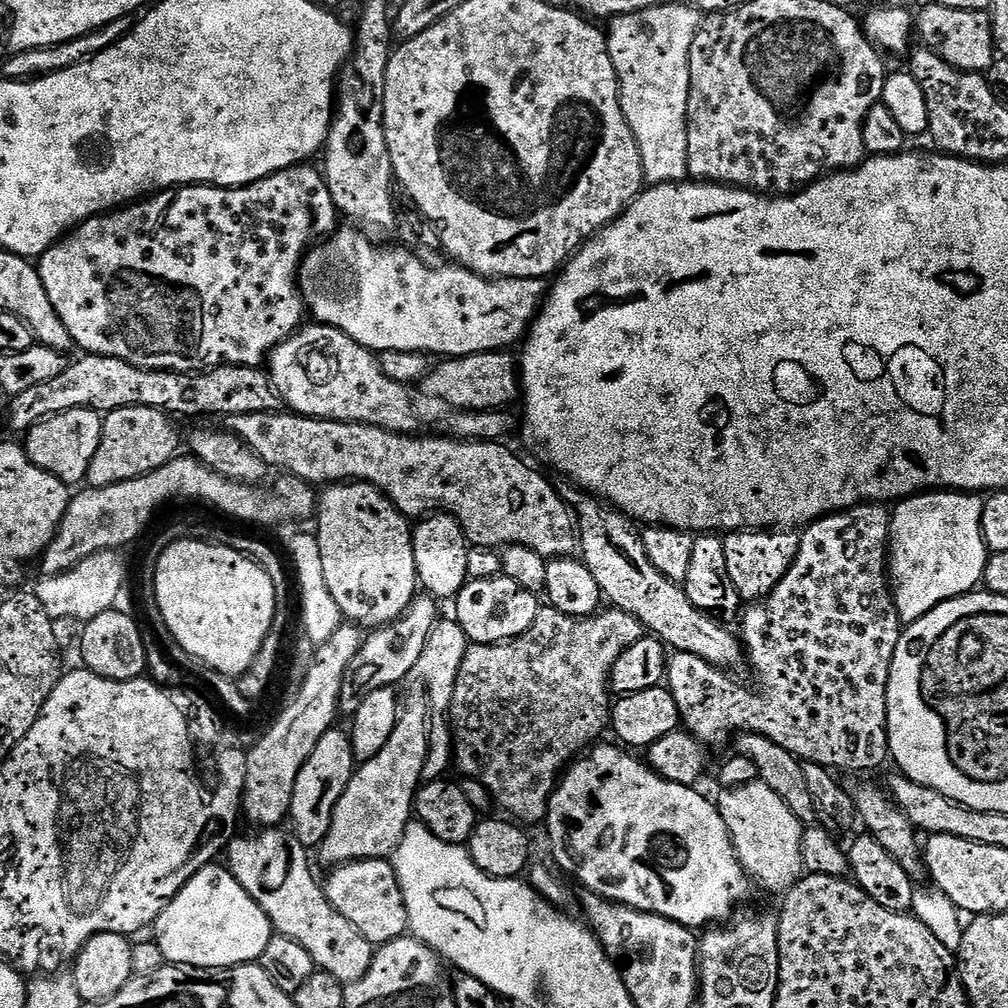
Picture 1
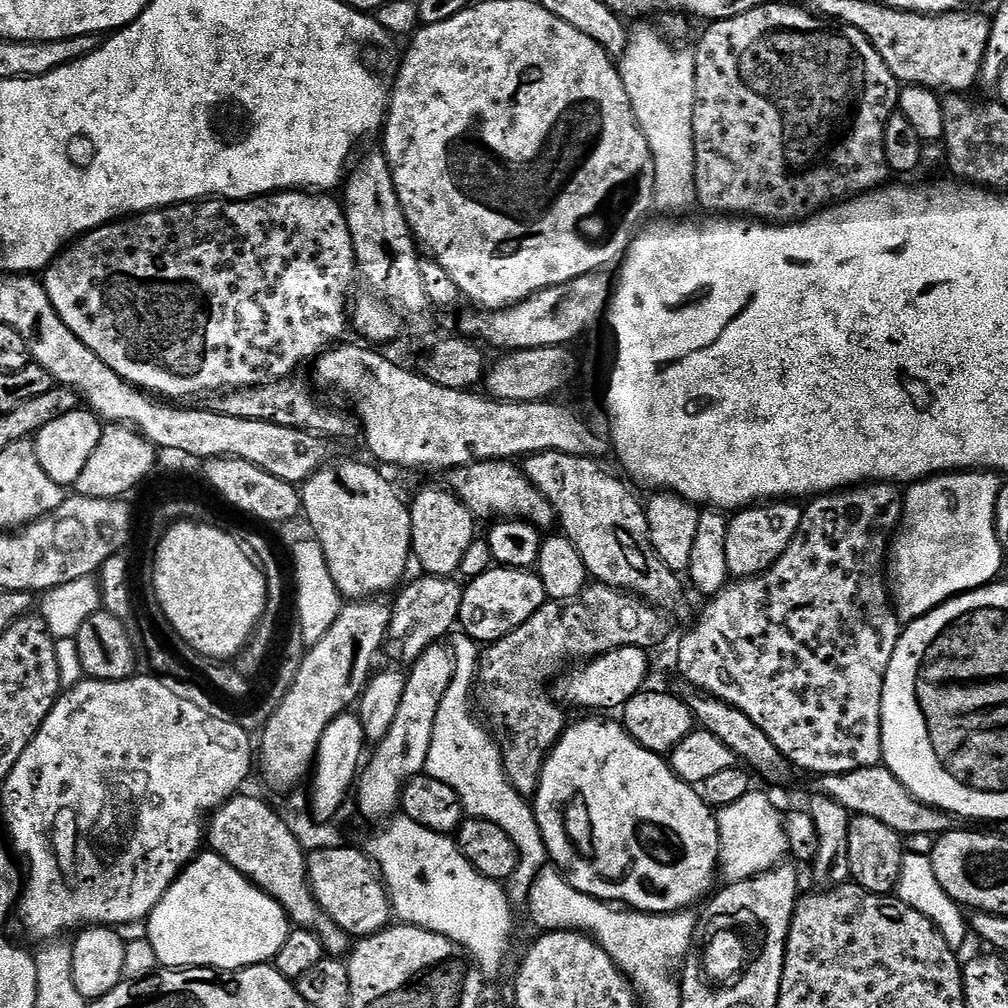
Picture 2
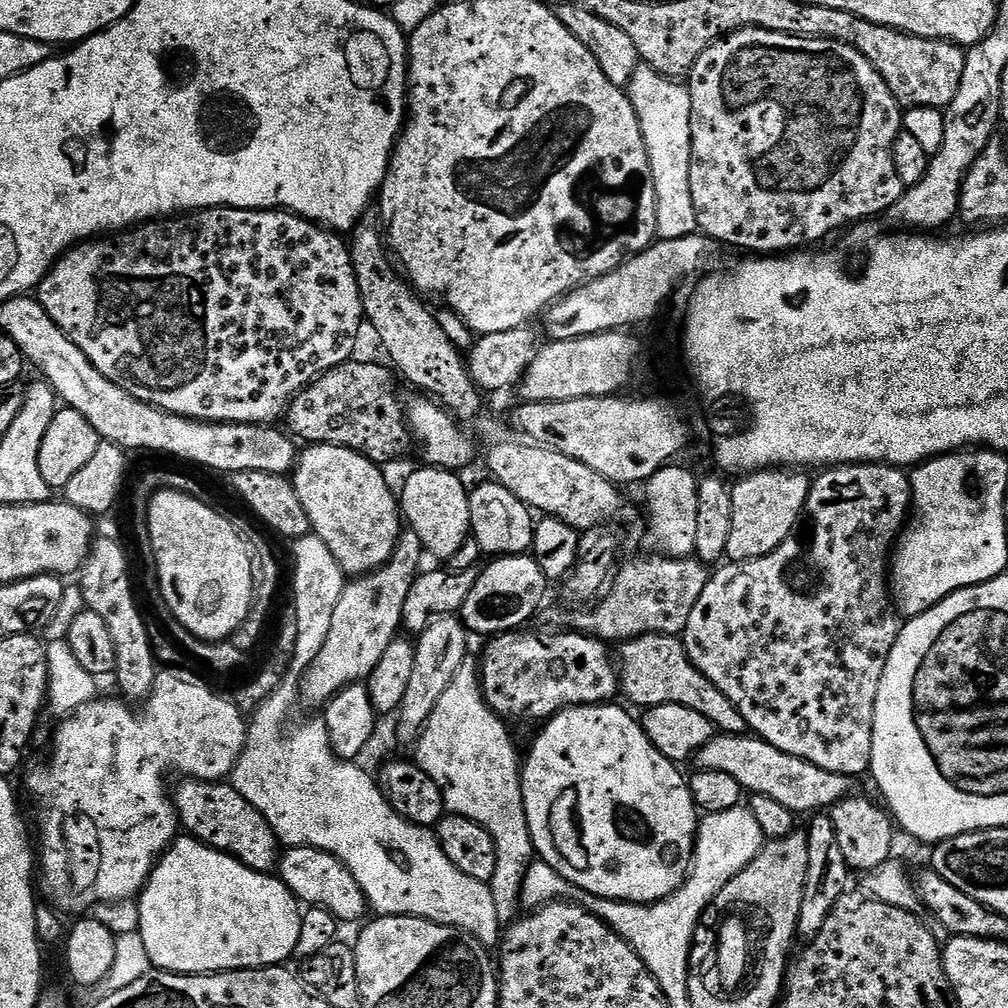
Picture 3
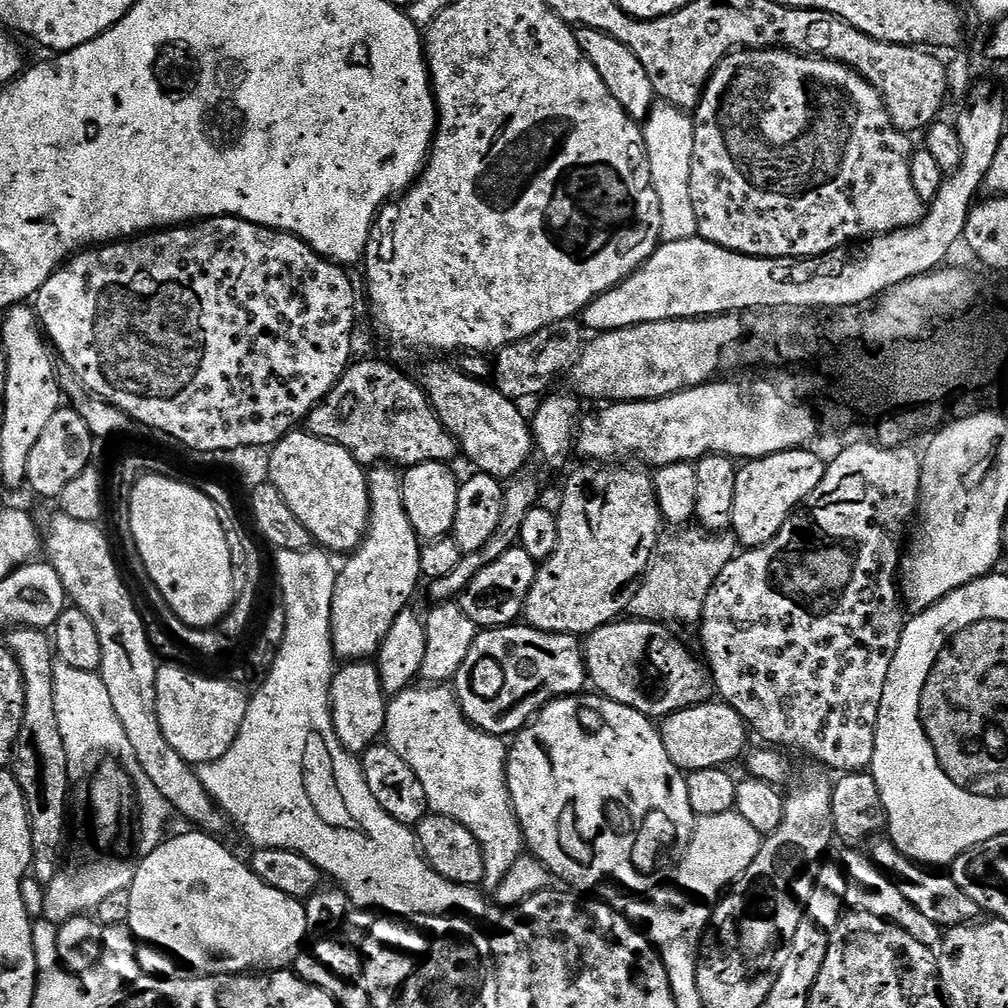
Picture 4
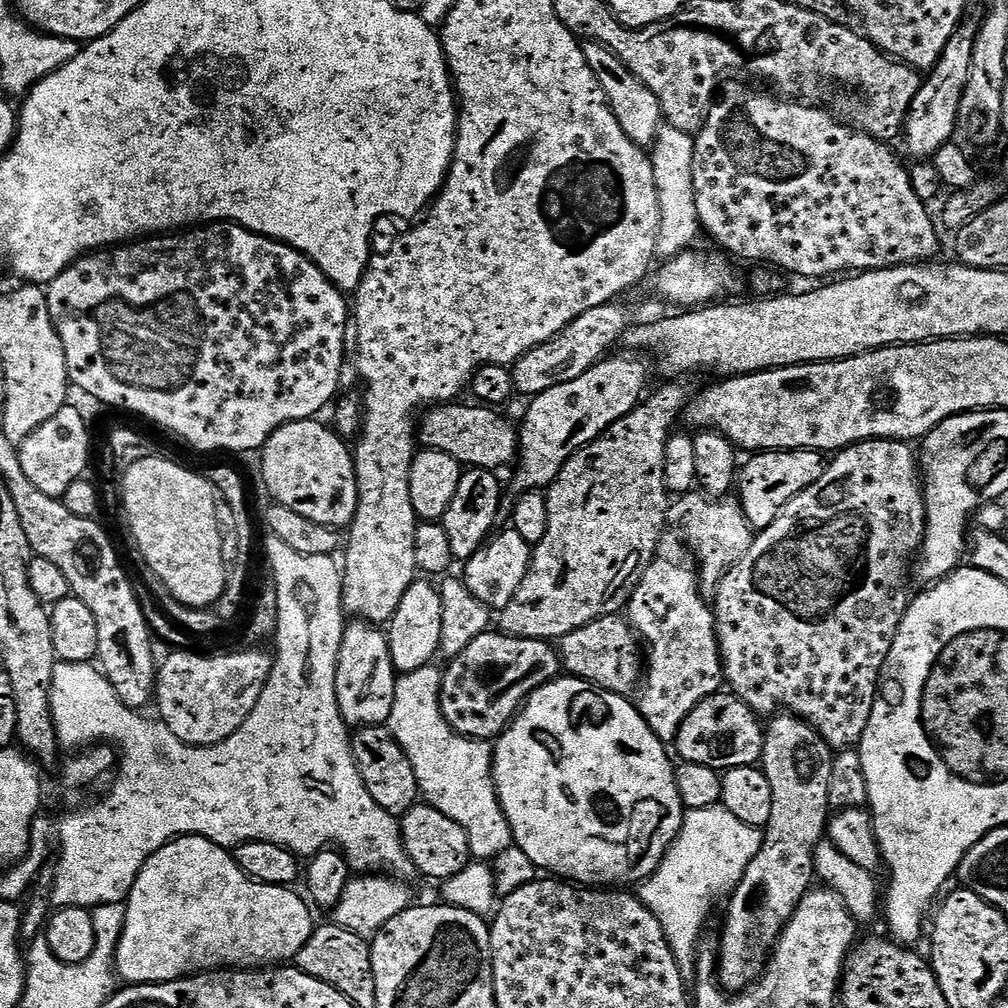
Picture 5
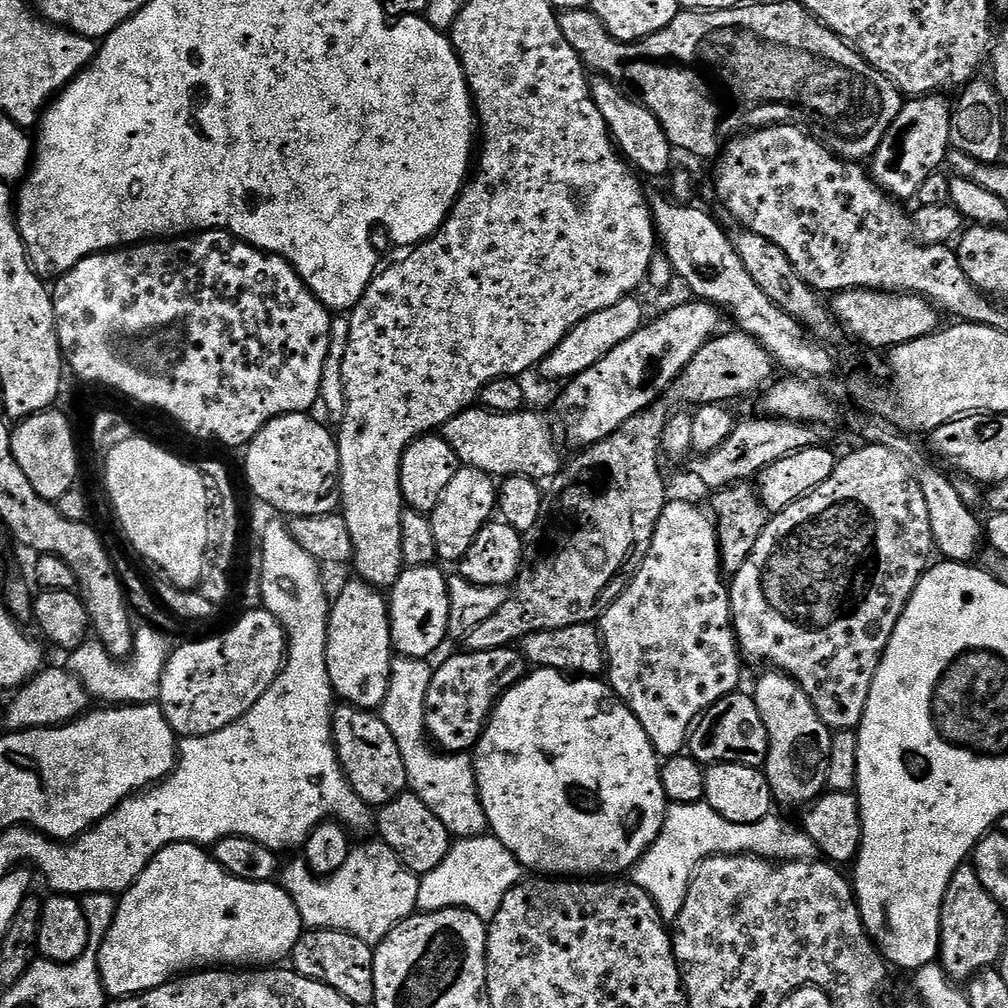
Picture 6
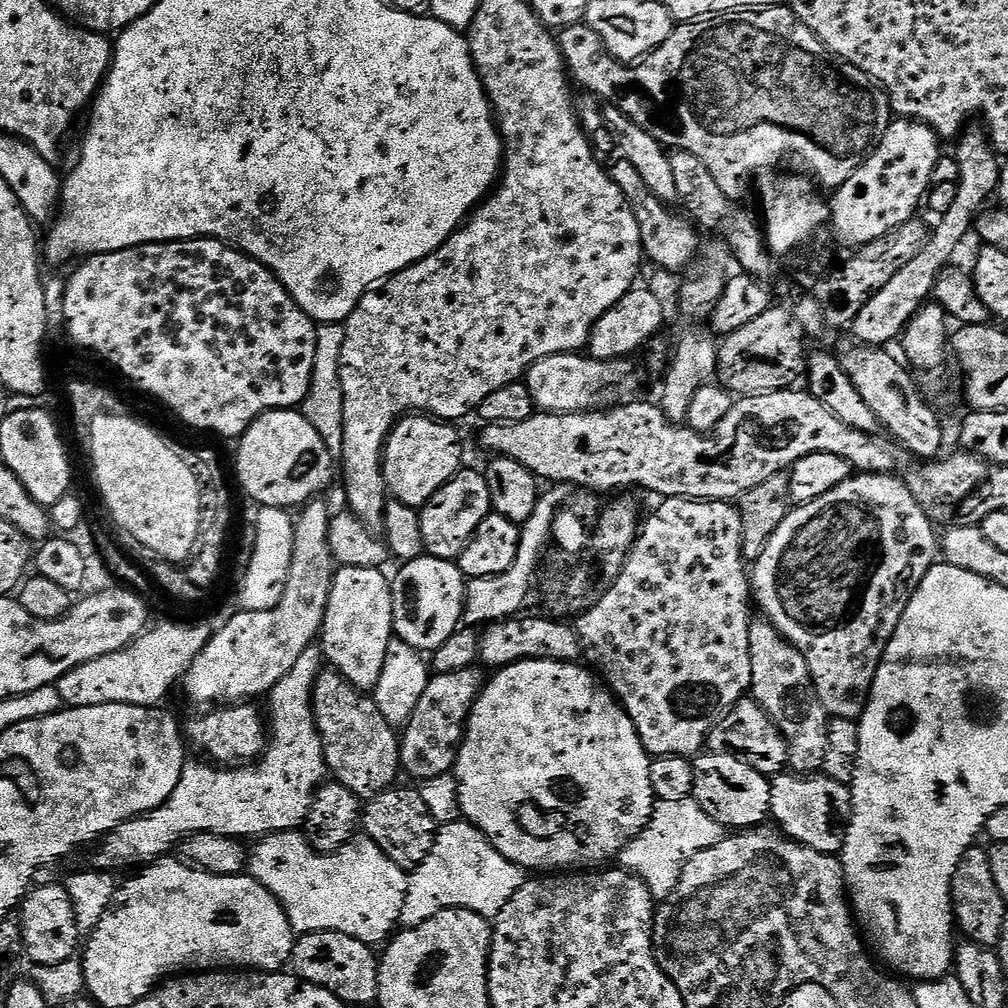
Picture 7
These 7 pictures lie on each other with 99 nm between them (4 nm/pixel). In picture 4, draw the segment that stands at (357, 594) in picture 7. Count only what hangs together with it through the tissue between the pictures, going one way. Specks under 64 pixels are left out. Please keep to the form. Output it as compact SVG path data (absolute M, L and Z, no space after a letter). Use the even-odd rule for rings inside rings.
M357 660L340 667L335 669L332 678L334 730L346 751L362 754L383 737L389 697L384 691L380 671L375 663Z

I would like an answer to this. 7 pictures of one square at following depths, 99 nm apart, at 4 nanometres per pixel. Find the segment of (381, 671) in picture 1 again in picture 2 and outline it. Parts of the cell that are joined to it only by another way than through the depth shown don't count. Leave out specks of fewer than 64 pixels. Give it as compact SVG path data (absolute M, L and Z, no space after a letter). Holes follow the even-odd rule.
M420 574L417 580L410 580L395 593L396 604L391 605L392 617L383 647L396 666L411 666L431 644L443 641L453 631L451 628L457 627L464 597L465 585L456 578Z

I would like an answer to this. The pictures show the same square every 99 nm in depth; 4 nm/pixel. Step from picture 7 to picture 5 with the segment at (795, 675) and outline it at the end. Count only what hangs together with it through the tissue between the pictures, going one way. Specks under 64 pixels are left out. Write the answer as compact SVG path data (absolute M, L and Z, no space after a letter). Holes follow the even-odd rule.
M777 714L767 721L762 770L766 774L766 782L770 782L774 806L770 806L770 822L767 828L763 829L762 846L758 854L754 854L754 862L750 862L746 874L731 893L732 901L729 902L728 913L724 916L724 929L720 932L718 979L721 988L729 994L743 992L764 975L770 950L776 947L776 942L790 922L794 910L813 887L816 876L815 854L820 841L825 839L830 819L828 799L833 755L833 748L824 741L822 734L818 734L818 730L811 728L800 717Z

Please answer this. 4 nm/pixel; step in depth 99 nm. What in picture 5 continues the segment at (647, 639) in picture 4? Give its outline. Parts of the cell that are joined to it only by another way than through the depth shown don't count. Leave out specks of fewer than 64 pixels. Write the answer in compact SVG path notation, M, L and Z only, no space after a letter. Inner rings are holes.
M619 615L603 616L558 641L563 671L569 676L585 680L594 688L631 697L637 691L646 667L642 659L642 644L632 625Z

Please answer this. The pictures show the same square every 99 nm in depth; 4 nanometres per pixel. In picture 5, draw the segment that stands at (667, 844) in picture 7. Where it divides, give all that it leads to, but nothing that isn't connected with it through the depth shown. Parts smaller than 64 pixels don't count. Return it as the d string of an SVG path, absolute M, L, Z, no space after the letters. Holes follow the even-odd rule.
M722 806L706 810L687 809L684 813L682 830L674 838L674 842L662 858L658 870L649 880L645 880L643 884L639 885L639 898L654 914L654 918L658 918L658 922L666 934L668 947L676 955L680 972L685 978L695 977L698 945L701 943L701 941L699 942L700 931L704 928L704 919L712 912L712 903L716 900L716 892L722 891L723 888L735 889L740 879L746 874L750 862L754 862L754 854L758 854L763 841L764 834L761 829L746 826L746 822L738 822L738 818L734 818L734 814L730 814L730 810L726 810Z

